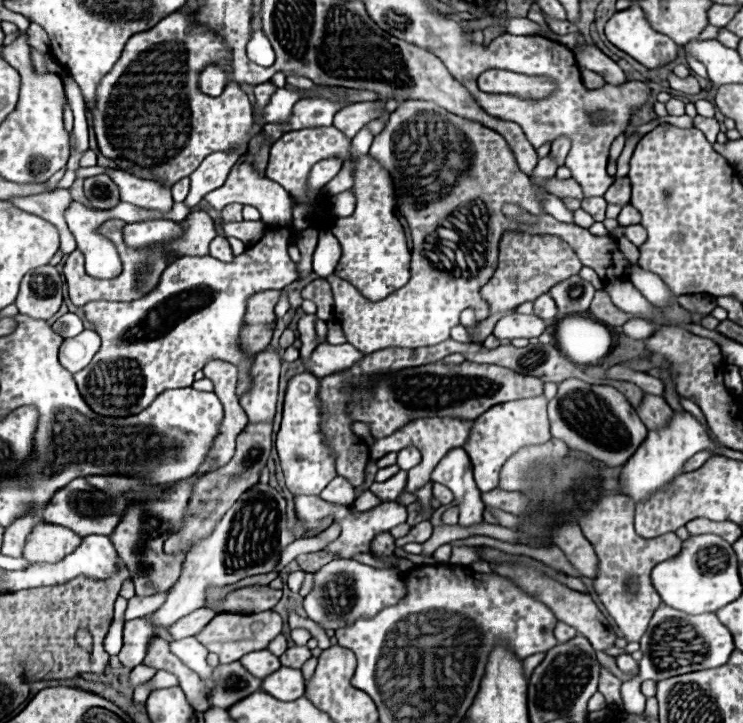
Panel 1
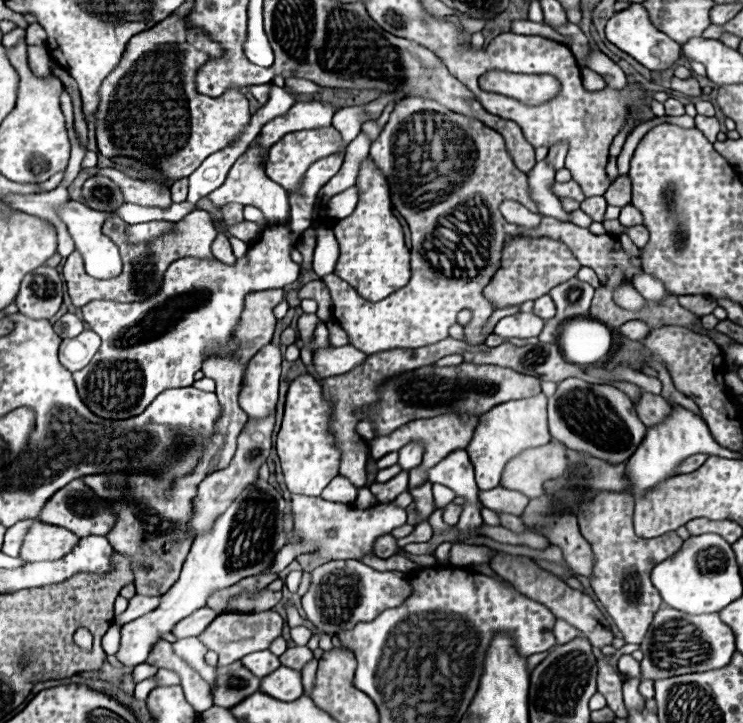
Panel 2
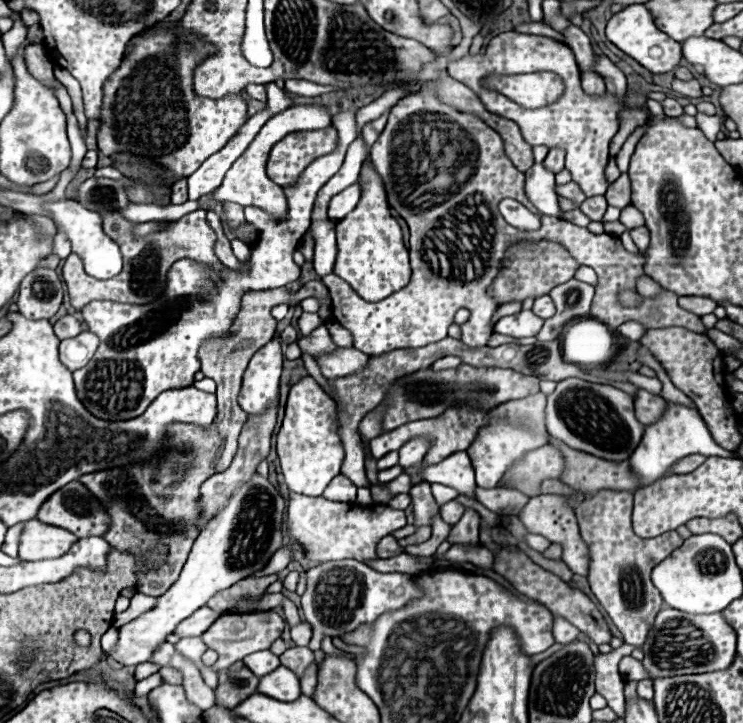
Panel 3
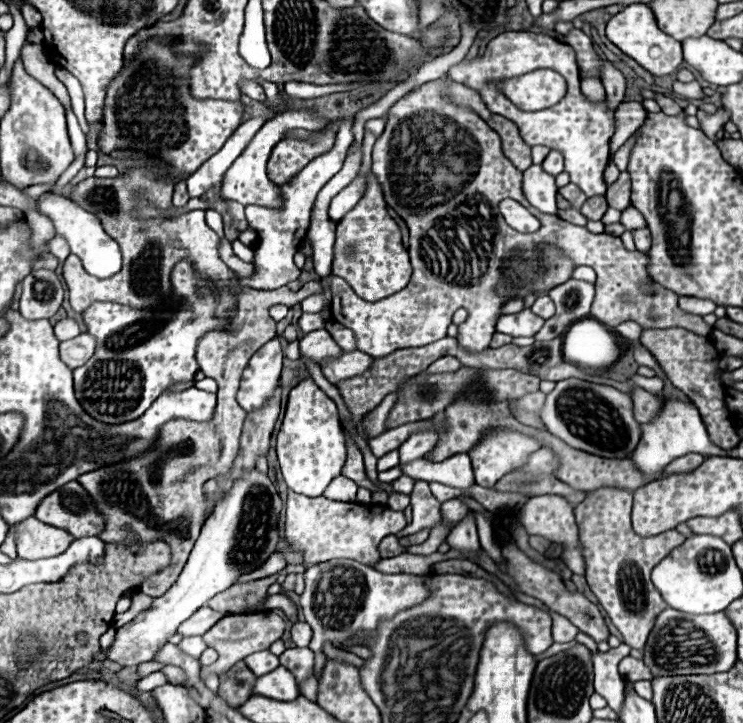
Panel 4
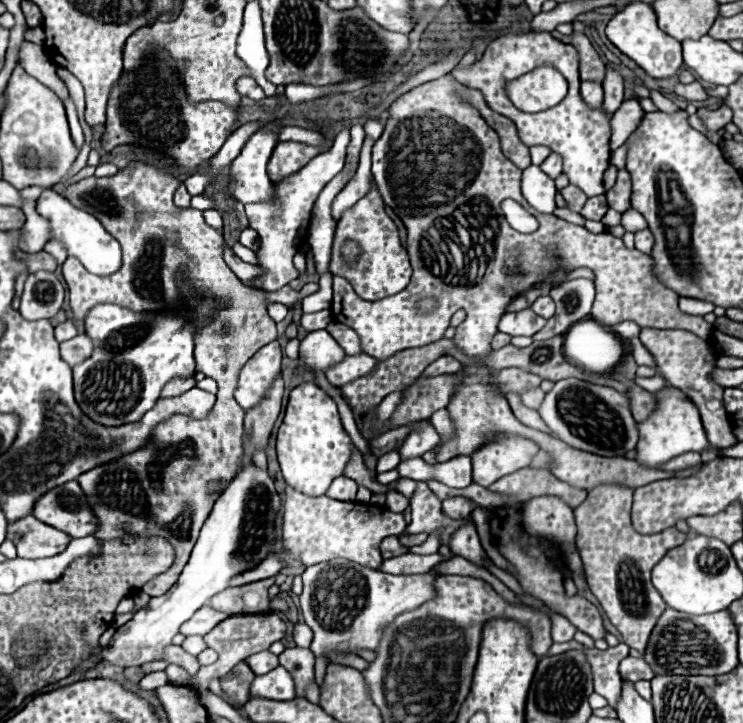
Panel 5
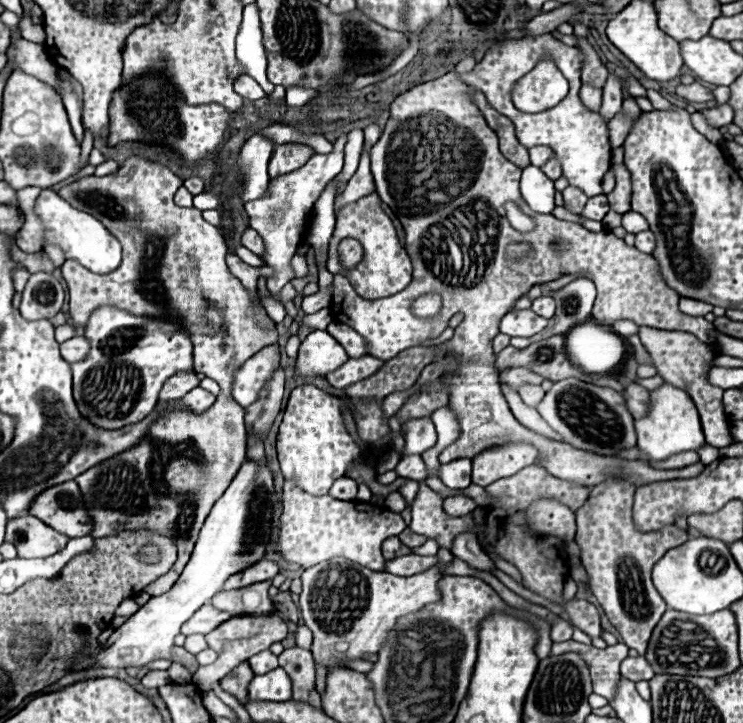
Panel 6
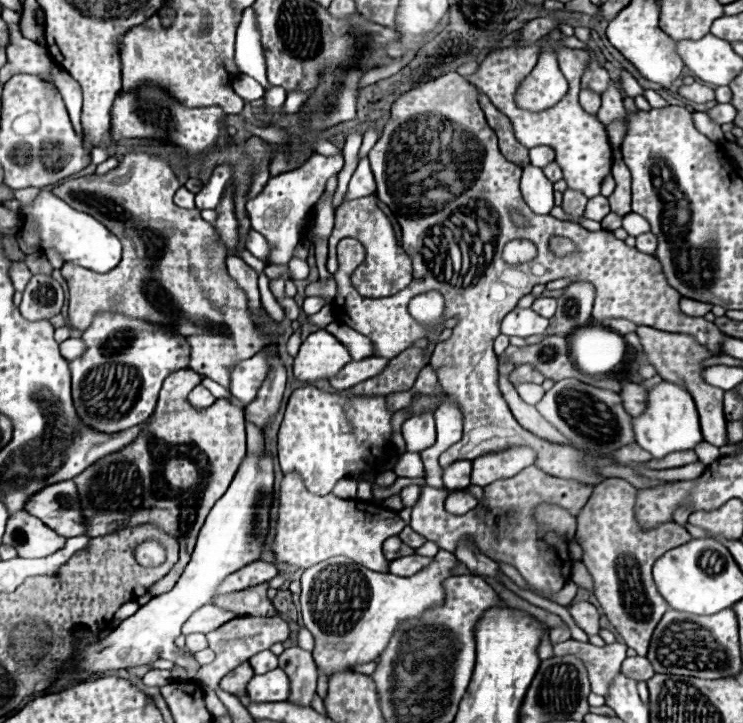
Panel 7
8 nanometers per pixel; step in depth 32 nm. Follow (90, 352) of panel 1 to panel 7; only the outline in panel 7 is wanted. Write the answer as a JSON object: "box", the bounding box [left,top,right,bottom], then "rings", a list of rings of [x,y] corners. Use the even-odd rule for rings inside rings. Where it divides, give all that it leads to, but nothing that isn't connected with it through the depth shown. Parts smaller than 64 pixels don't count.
{"box":[60,338,86,362],"rings":[[[68,338],[66,342],[60,344],[60,352],[62,352],[62,356],[64,356],[68,362],[72,362],[72,360],[84,356],[86,344],[84,344],[82,338]]]}

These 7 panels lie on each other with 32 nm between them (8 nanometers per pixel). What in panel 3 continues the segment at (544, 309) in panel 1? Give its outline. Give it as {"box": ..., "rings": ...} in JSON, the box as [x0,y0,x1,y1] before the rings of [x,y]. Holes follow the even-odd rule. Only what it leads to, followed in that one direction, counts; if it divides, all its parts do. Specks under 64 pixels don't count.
{"box":[532,296,554,318],"rings":[[[542,296],[542,298],[536,298],[534,300],[534,308],[532,308],[532,312],[536,314],[536,316],[540,316],[540,318],[552,318],[554,316],[554,302],[552,302],[552,298],[550,296]]]}

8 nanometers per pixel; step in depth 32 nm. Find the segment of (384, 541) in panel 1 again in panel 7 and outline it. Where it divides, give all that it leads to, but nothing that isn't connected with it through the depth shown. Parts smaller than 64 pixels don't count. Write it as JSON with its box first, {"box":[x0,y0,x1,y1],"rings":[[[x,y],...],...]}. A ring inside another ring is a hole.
{"box":[384,536,414,560],"rings":[[[392,536],[384,542],[384,556],[388,560],[396,560],[396,558],[402,558],[402,556],[410,556],[414,554],[414,548],[406,546],[398,536]]]}

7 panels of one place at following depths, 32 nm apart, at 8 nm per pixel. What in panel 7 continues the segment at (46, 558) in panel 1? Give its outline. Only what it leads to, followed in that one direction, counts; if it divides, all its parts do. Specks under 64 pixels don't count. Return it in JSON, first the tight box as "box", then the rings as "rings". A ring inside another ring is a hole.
{"box":[4,512,66,558],"rings":[[[28,512],[8,518],[4,544],[12,544],[22,558],[44,558],[66,544],[66,538],[50,530]]]}

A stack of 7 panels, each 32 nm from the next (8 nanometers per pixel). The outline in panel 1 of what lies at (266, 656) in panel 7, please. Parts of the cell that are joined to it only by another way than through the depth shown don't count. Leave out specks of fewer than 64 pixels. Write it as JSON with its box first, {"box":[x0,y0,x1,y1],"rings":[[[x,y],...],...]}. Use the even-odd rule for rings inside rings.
{"box":[240,650,280,678],"rings":[[[258,650],[258,652],[250,652],[250,654],[244,654],[240,658],[240,664],[256,678],[266,678],[270,676],[272,672],[276,672],[280,668],[280,660],[278,656],[270,654],[268,650]]]}

